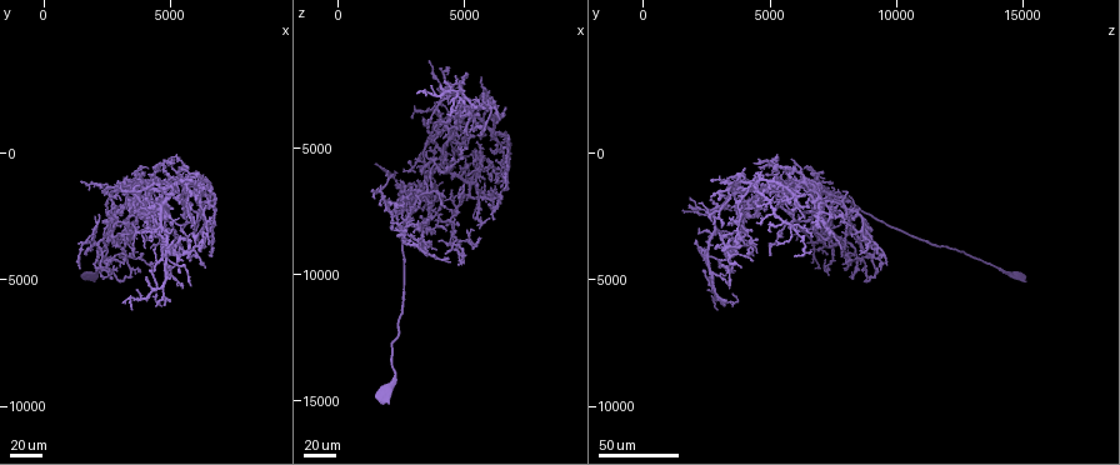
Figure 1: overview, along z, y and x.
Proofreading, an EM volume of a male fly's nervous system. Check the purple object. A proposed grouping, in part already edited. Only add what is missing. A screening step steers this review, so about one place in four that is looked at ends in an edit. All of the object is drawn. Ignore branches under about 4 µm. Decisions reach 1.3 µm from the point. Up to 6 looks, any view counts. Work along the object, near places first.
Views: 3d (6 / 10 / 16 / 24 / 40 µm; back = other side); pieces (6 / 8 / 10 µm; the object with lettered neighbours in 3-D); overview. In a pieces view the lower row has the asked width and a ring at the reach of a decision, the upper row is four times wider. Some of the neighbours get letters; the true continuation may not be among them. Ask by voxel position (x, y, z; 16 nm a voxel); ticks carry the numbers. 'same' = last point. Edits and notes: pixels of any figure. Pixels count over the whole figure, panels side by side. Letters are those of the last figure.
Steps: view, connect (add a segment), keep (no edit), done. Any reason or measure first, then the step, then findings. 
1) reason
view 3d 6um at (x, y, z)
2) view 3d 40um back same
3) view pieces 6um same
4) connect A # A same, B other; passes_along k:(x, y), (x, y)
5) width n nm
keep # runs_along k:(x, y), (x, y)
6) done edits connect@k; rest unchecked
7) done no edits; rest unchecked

view 3d 40um at (4400, 6000, 3200)

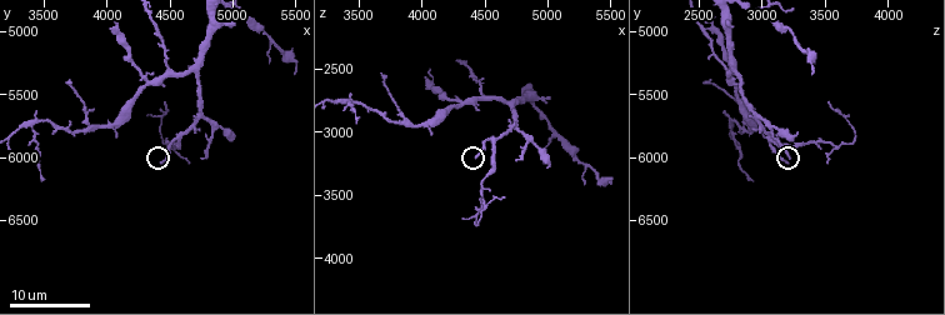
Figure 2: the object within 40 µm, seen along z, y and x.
view pieces 10um at (4460, 6020, 3200)

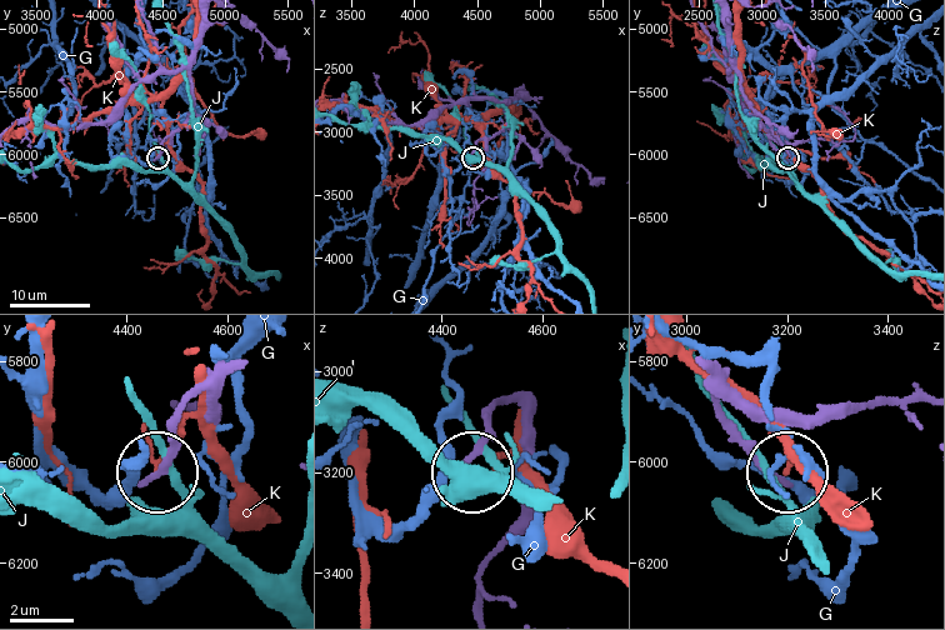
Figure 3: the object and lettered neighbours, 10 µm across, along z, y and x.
keep # G other, J other, K other; runs_along 3:(218, 374), (180, 415), (171, 455), (155, 476); no lettered segment goes on from it

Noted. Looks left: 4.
end of a long branch
view 3d 40um at (3600, 2700, 6600)

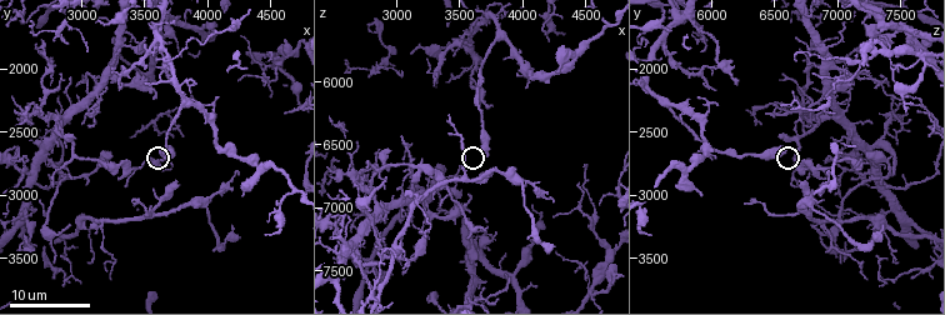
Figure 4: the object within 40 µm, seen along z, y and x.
view 3d 6um at (3720, 2600, 6580)

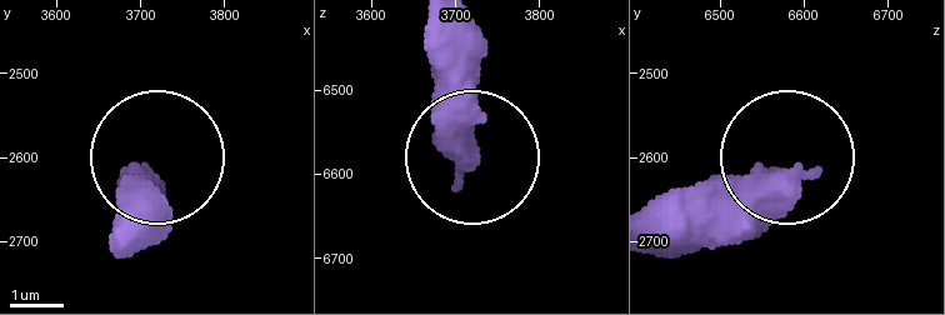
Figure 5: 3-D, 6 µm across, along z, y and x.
view pieces 10um at (3705, 2620, 6600)

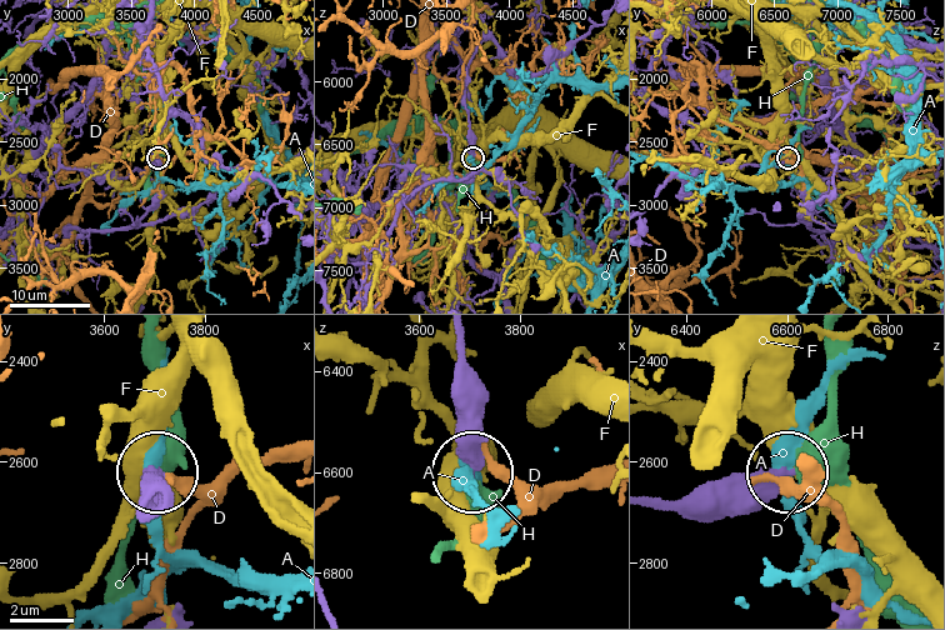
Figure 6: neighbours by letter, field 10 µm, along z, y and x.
width 380 nm
keep # A other, D other, F other, H other; runs_along 6:(461, 341), (461, 446), (469, 469); none of them fits

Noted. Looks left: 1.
done no edits; rest unchecked

